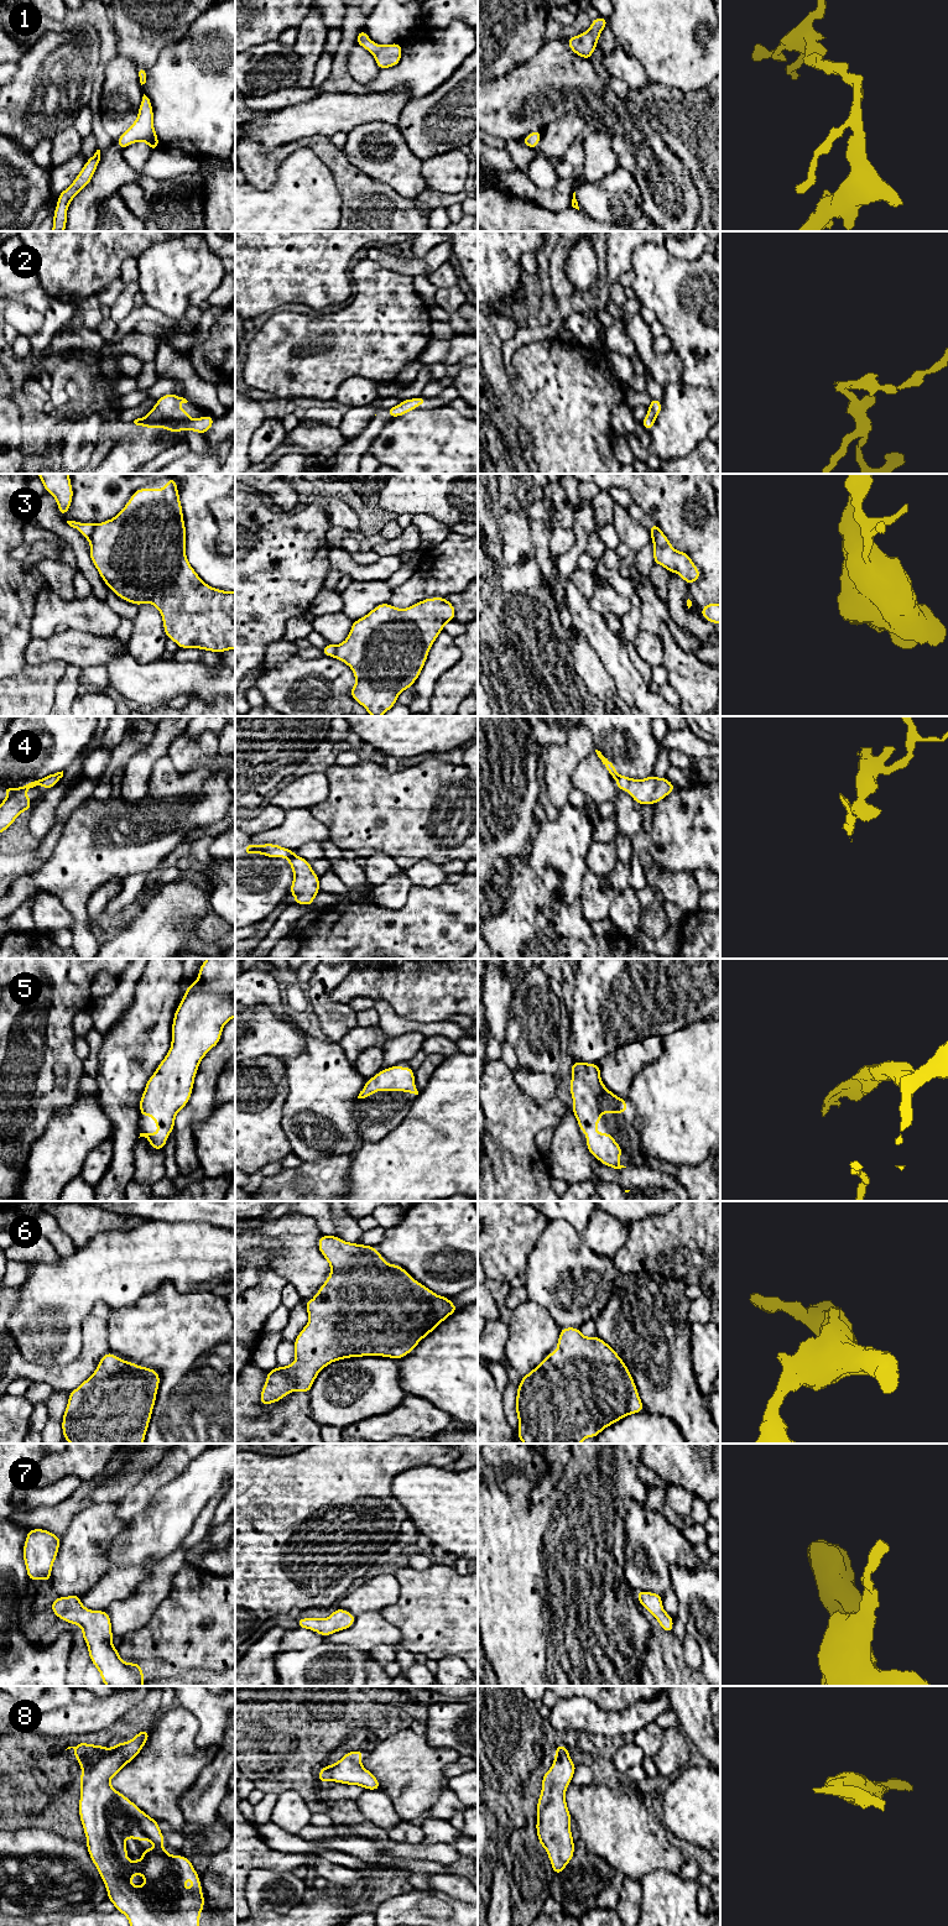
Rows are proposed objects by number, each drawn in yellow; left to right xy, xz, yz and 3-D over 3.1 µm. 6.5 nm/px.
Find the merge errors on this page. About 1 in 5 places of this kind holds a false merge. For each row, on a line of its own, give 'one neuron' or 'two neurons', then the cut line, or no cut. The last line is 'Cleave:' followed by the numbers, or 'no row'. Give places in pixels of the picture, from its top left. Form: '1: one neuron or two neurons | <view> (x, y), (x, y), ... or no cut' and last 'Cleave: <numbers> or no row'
1: one neuron | no cut
2: one neuron | no cut
3: two neurons | xy (95, 525), (87, 539)
4: one neuron | no cut
5: one neuron | no cut
6: one neuron | no cut
7: one neuron | no cut
8: one neuron | no cut
Cleave: 3

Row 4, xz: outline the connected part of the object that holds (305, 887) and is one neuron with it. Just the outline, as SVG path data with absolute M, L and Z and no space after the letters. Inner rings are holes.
M248 844L244 845L244 850L248 856L261 854L266 857L287 858L293 871L293 881L288 892L296 898L293 904L313 904L314 897L319 893L319 876L312 870L309 861L296 856L293 850L275 844Z

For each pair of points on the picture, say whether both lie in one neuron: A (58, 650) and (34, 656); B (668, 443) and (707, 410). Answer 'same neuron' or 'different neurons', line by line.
A: same neuron
B: same neuron

